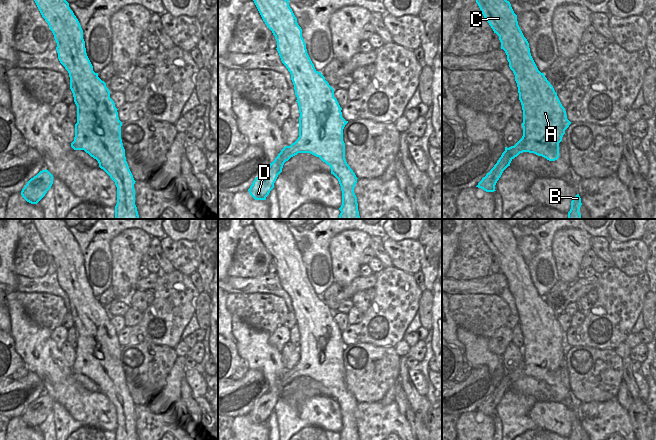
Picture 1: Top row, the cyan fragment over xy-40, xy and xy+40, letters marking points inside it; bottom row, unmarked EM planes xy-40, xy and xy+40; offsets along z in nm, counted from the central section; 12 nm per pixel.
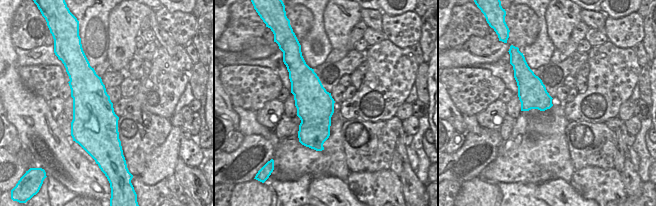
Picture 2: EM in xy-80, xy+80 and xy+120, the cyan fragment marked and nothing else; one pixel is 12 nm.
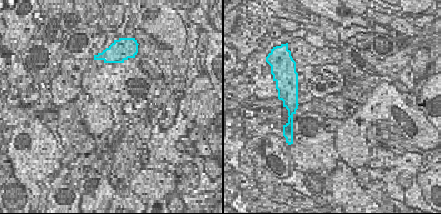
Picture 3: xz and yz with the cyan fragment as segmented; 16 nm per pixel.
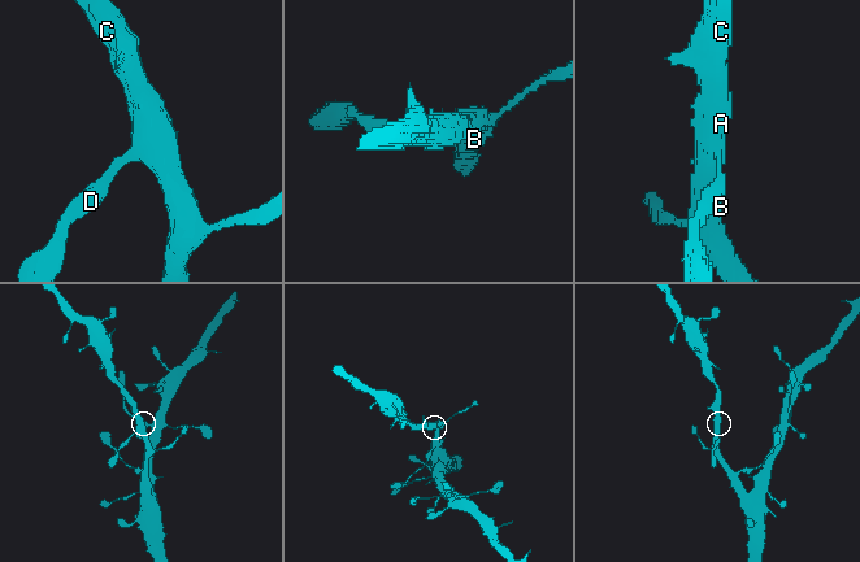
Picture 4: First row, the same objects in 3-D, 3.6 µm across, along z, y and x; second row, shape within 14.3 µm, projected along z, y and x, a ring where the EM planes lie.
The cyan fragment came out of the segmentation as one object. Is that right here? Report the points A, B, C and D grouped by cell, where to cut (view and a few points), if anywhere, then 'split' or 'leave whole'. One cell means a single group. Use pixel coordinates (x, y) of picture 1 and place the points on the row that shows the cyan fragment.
A B C D; no cut; leave whole

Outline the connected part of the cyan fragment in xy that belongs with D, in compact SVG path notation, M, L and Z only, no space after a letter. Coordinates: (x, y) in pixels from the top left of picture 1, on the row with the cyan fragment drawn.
M253 0L263 21L272 31L277 41L277 51L282 63L291 74L295 95L299 106L299 137L290 146L285 146L275 160L270 163L258 177L255 178L248 189L255 200L266 200L278 175L282 172L283 165L291 157L298 153L310 153L319 157L331 168L333 174L339 181L342 191L342 205L339 219L361 219L358 211L357 197L354 188L357 177L345 159L345 143L343 141L343 129L348 123L342 117L342 108L334 97L334 89L325 80L325 77L318 72L312 63L302 37L302 29L297 23L289 0Z

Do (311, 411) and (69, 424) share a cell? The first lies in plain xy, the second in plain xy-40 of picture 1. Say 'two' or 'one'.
two

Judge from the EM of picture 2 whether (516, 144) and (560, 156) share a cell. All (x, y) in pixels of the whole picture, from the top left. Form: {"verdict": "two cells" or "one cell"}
{"verdict": "one cell"}

